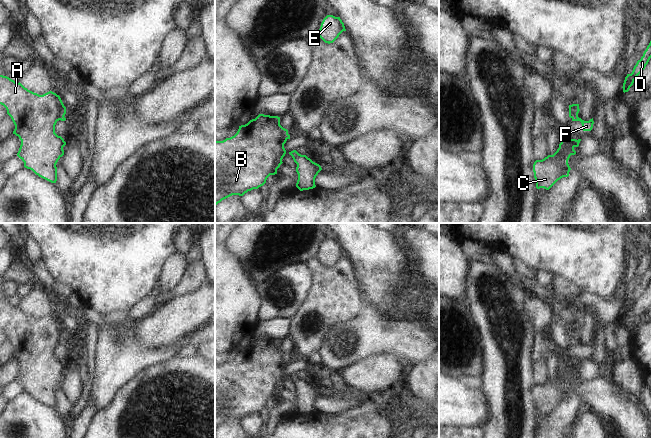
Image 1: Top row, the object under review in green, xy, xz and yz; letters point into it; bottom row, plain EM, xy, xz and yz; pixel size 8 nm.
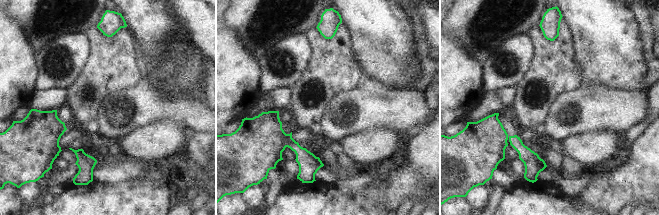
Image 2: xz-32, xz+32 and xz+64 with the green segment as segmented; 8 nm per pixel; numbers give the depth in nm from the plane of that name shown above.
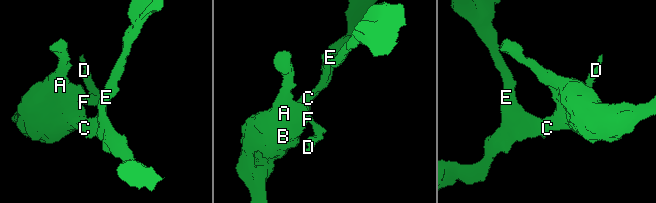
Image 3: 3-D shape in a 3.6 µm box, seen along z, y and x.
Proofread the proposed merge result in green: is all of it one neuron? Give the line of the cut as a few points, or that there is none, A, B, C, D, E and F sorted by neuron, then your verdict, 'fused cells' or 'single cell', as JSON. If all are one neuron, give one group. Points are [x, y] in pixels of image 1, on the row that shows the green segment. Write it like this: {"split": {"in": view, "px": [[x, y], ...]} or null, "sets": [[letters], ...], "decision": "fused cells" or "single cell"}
{"split": {"in": "yz", "px": [[577, 116], [572, 118]]}, "sets": [["A", "B", "C", "E"], ["D", "F"]], "decision": "fused cells"}

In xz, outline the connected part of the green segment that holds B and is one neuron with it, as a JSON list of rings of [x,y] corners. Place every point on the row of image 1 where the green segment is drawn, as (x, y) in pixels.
[[[259,114],[247,124],[239,126],[237,133],[223,141],[215,140],[215,206],[222,200],[232,196],[243,196],[248,191],[258,189],[266,183],[270,175],[277,174],[286,154],[284,144],[288,130],[280,125],[280,117]]]

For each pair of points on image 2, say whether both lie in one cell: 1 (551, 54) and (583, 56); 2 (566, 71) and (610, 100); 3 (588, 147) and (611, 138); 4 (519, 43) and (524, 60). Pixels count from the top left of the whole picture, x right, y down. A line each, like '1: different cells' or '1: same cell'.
1: different cells
2: different cells
3: same cell
4: same cell

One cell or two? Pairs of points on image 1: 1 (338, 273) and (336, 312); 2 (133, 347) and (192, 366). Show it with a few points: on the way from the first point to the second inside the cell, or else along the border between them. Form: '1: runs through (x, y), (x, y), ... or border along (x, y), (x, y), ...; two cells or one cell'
1: runs through (338, 283), (336, 302); one cell
2: border along (177, 356), (149, 367); two cells

